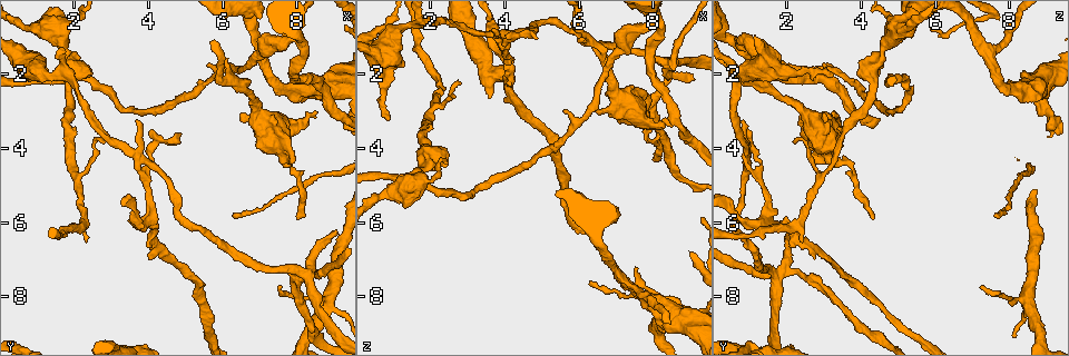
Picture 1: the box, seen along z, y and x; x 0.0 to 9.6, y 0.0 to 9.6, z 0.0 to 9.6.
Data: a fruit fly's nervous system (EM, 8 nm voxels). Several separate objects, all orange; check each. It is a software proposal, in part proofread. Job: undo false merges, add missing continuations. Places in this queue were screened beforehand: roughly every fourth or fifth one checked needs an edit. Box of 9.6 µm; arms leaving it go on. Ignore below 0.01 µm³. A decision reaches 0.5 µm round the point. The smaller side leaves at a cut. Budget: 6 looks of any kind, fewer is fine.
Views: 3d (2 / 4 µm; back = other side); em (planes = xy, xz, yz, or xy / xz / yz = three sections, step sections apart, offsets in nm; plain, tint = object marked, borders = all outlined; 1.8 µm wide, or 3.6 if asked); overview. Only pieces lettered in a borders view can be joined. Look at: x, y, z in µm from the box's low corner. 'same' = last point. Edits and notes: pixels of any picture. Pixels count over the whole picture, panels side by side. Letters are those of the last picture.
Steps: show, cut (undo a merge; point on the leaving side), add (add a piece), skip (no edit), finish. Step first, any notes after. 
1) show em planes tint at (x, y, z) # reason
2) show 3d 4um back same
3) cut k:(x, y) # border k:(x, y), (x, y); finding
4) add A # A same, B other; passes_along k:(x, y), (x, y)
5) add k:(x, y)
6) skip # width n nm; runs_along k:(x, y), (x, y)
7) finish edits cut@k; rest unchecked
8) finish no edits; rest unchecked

show 3d 2um at (8.05, 5.85, 4.35) # an open end

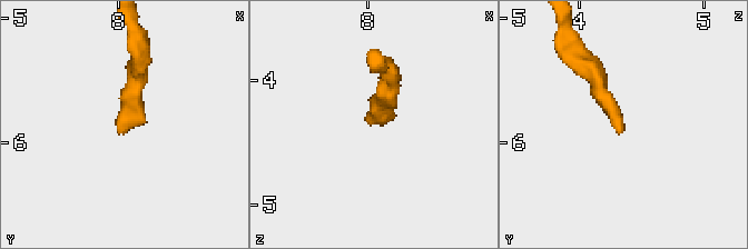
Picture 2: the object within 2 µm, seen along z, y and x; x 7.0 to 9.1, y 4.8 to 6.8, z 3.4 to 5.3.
show em yz step 16 tint at (7.98, 5.88, 4.34) # shape alone is not enough

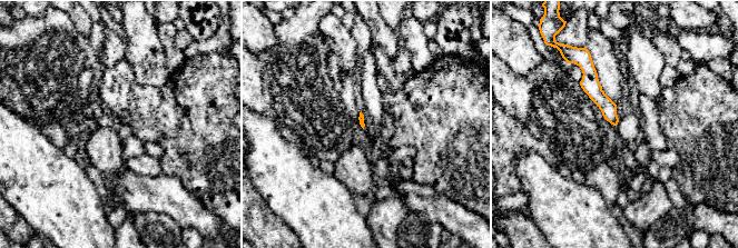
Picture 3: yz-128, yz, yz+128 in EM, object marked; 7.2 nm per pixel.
show em planes borders same

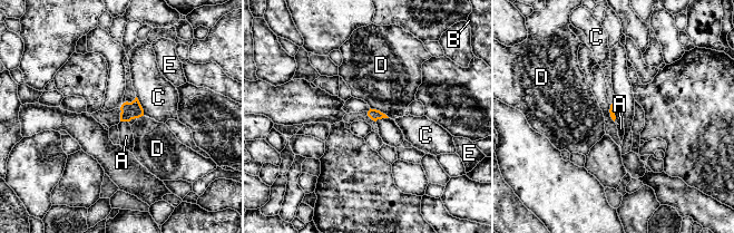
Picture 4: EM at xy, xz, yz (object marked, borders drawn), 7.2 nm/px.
add A # longest_contact D 160 nm; A same, B other, C other, D other, E other; it goes on there

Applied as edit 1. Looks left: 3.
show em xy step 4 tint at (8.40, 7.50, 1.75) # four or more arms meet

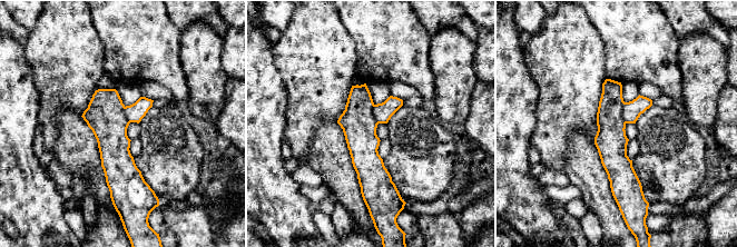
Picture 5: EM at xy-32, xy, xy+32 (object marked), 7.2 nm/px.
show em planes borders same # another direction

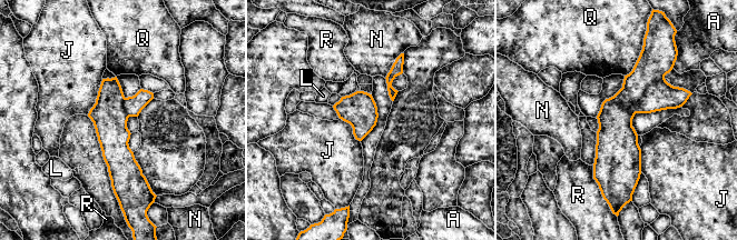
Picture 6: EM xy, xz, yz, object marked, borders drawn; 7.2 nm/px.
cut 6:(659, 96) # A other, J other, L other, N other, Q other, R other; a second neuron is stuck on

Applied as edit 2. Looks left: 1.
show em planes borders at (6.05, 1.55, 1.05) # tapers out

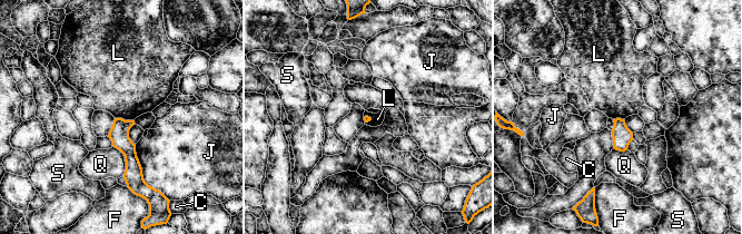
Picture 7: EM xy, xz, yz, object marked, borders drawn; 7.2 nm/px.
skip # C other, F other, J other, L other, Q other, S other; none of them fits

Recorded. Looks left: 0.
finish edits add@4, cut@6; rest unchecked

